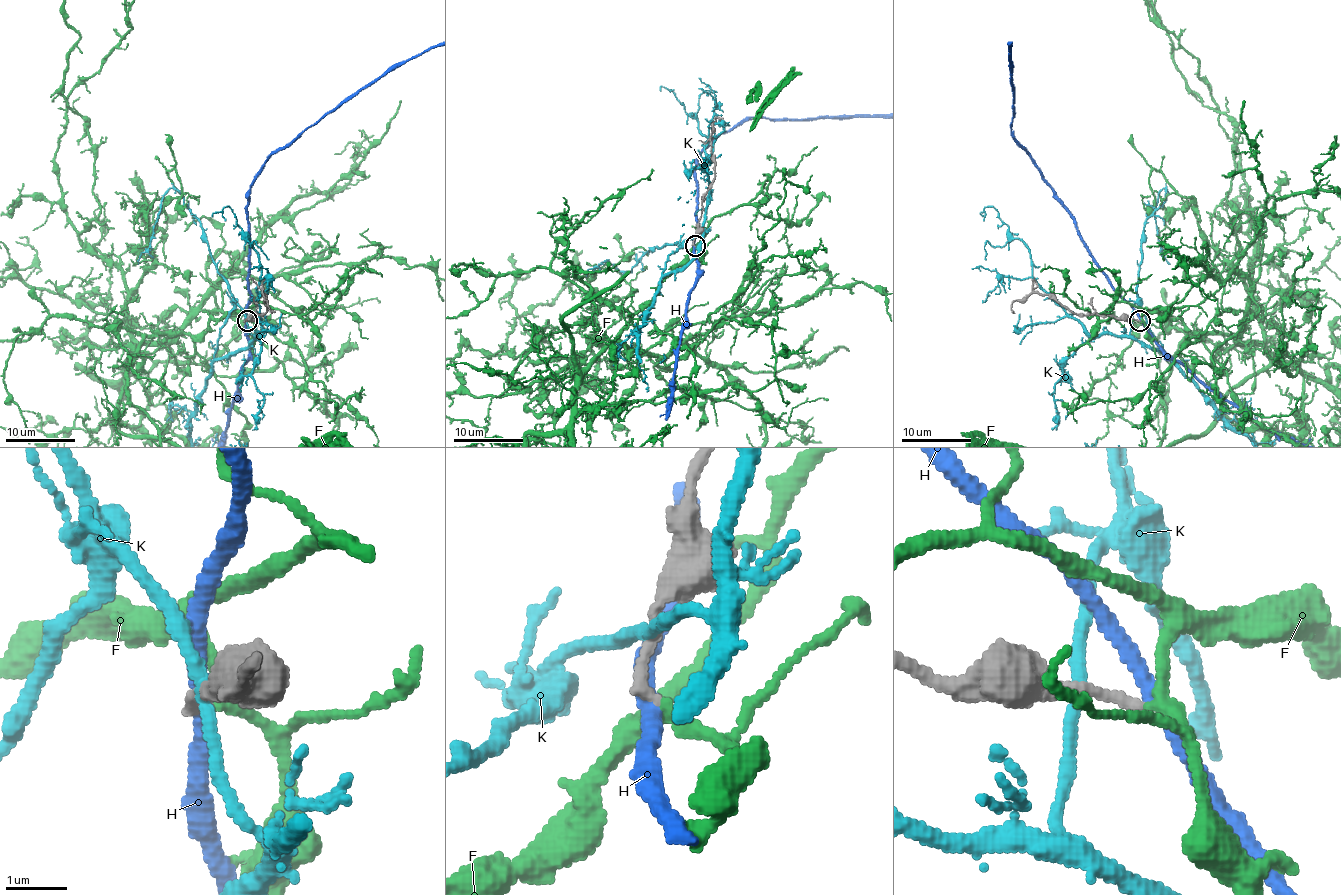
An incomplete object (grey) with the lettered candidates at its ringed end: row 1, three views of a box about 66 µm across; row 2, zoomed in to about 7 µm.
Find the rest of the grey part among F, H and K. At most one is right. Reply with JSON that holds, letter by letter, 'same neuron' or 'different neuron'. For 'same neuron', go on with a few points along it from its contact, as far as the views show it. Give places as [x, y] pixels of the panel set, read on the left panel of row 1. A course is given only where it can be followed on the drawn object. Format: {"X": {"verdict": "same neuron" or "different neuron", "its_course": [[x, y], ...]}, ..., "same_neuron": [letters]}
{"F": {"verdict": "same neuron"}, "H": {"verdict": "different neuron"}, "K": {"verdict": "different neuron"}, "same_neuron": ["F"]}

